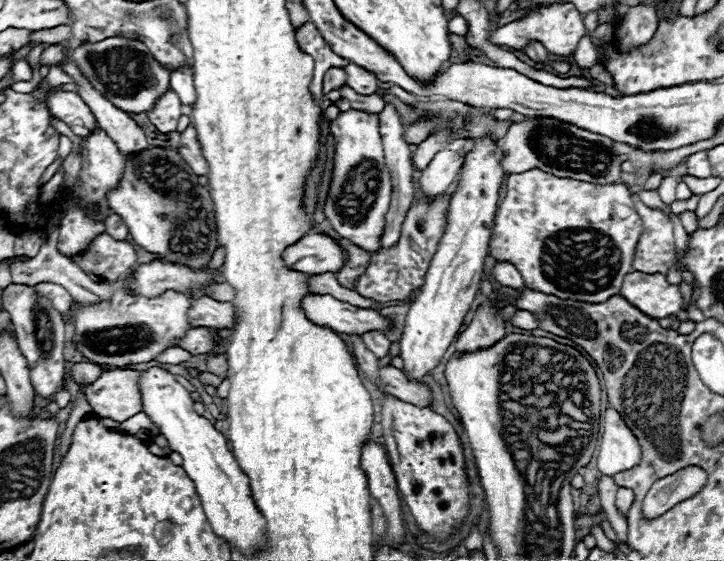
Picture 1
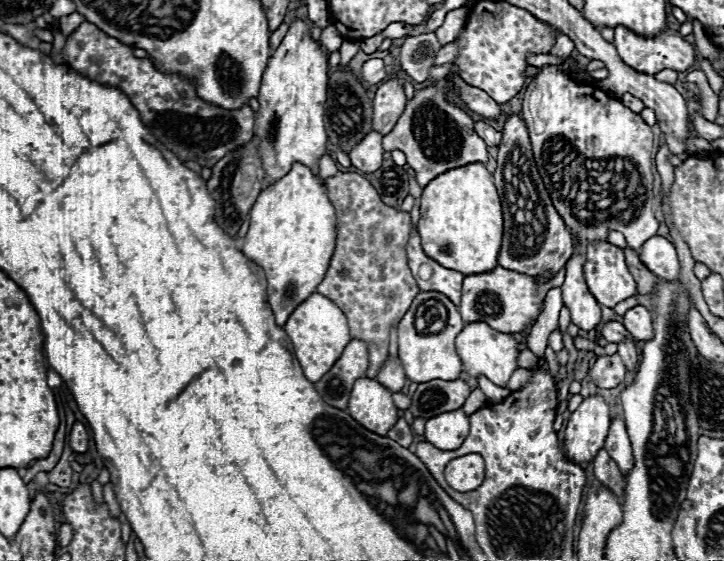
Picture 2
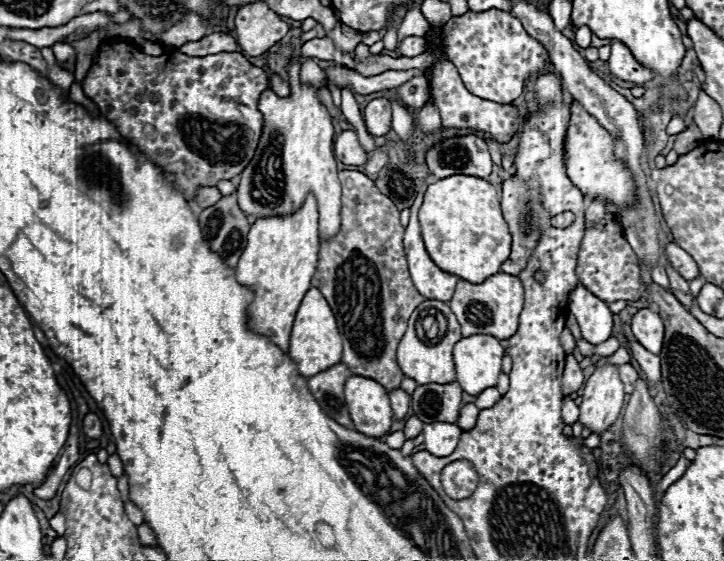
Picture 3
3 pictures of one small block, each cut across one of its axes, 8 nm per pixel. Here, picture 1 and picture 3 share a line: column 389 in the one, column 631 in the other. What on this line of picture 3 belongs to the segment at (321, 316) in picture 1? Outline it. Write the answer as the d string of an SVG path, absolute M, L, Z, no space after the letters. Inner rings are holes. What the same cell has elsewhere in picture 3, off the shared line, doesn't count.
M642 308L634 314L632 322L632 334L634 338L650 352L658 354L662 350L662 340L664 340L664 326L660 316L652 308Z

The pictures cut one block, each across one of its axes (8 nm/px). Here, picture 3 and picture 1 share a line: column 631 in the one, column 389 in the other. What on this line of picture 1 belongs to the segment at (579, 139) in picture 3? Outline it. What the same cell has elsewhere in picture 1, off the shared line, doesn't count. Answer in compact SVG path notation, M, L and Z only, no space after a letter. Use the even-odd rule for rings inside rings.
M364 110L340 112L334 122L330 122L330 134L334 136L334 170L324 202L326 220L342 236L364 250L376 250L380 246L380 234L384 230L384 216L390 206L392 182L390 172L384 162L380 120L378 114Z

